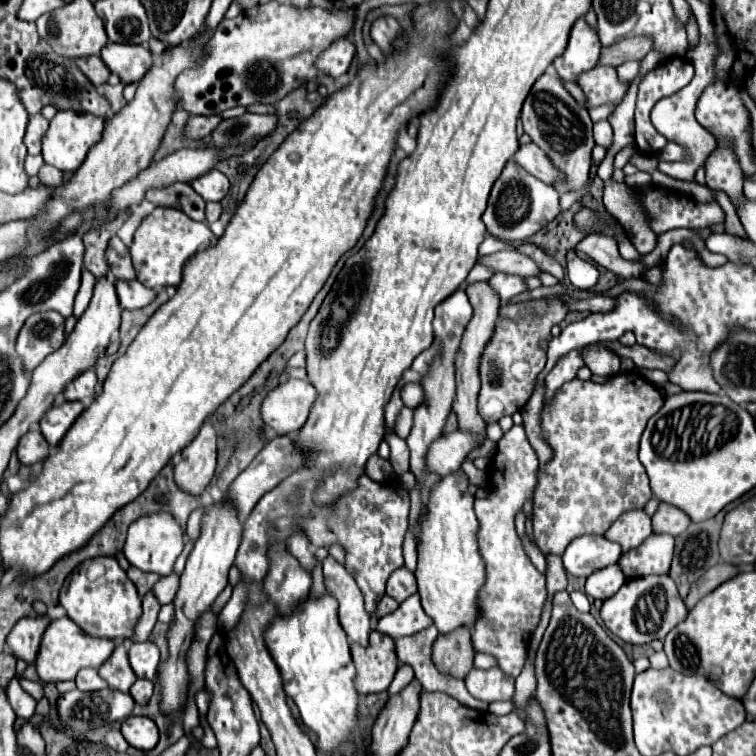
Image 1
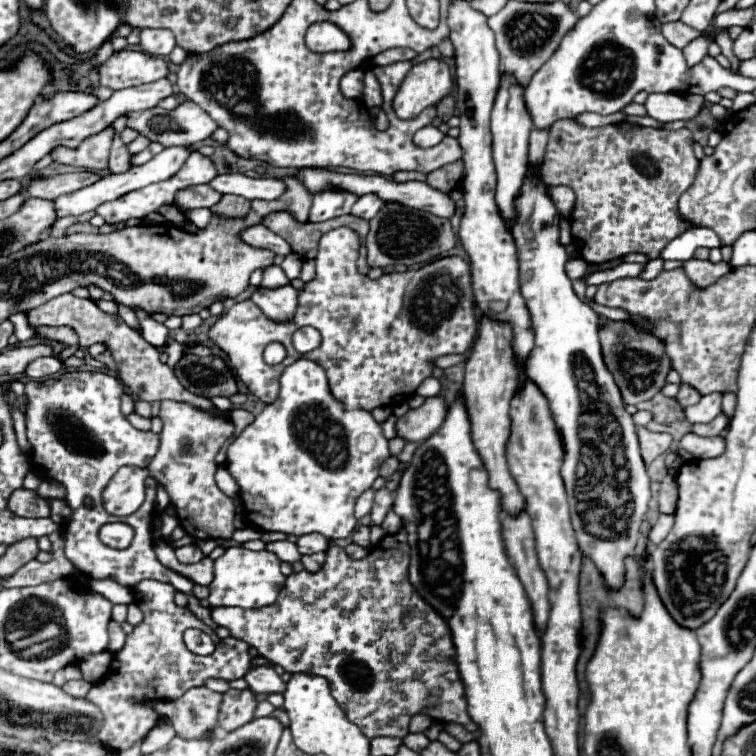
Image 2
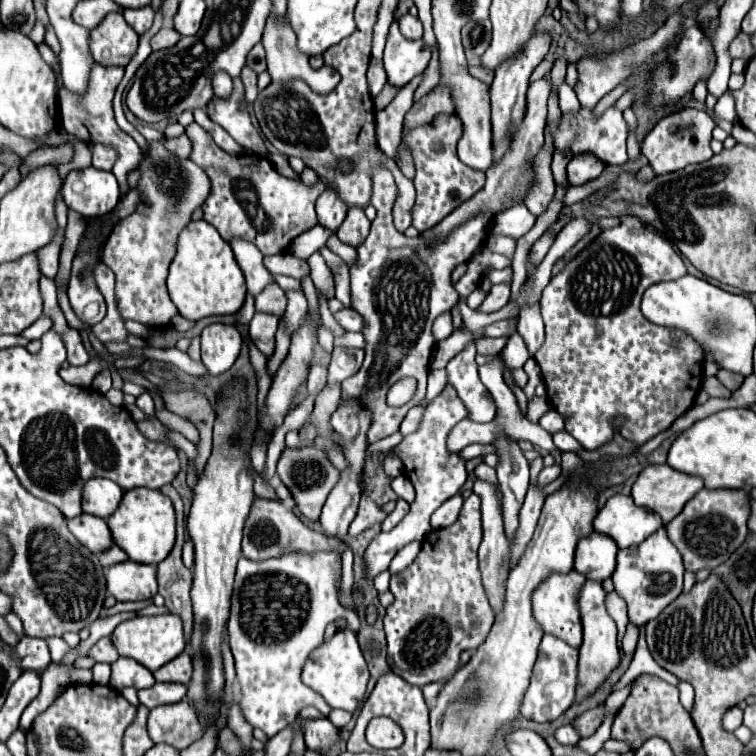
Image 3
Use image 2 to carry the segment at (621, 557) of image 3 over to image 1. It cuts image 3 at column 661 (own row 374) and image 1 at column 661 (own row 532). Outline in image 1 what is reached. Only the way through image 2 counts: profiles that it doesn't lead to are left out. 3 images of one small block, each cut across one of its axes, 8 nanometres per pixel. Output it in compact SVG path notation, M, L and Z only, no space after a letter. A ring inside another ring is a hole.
M644 576L628 580L614 596L604 600L600 608L604 626L628 644L648 644L652 640L662 640L676 624L686 620L686 616L688 610L670 576Z

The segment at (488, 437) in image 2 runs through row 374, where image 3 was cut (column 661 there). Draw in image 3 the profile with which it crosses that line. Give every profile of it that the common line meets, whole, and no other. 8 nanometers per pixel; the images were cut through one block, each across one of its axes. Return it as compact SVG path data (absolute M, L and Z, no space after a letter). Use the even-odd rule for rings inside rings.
M648 464L632 486L632 498L638 506L658 512L662 522L670 522L702 488L704 482L698 476L682 474L668 464Z

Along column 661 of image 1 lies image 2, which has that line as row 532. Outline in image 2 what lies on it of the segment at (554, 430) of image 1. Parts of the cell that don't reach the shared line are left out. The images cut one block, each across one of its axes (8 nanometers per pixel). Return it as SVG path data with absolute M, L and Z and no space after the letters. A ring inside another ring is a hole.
M404 526L398 528L398 532L384 536L380 540L380 544L362 560L352 560L344 548L332 546L326 550L326 564L318 570L318 572L292 572L286 578L286 584L278 596L278 600L266 608L252 608L252 610L244 610L244 608L210 608L212 612L212 620L218 626L224 626L230 630L232 638L242 640L246 644L250 644L252 648L256 648L262 656L266 656L266 660L270 660L274 666L282 666L286 672L294 674L294 672L306 672L306 674L316 674L316 676L324 676L330 682L332 688L332 696L336 698L336 702L342 706L342 710L346 712L346 716L350 718L350 722L358 724L360 732L368 738L376 738L376 736L398 736L404 738L408 734L408 724L410 718L414 714L426 714L434 720L446 720L446 722L458 722L462 724L468 732L476 732L478 724L472 722L472 718L468 716L468 702L466 702L466 694L464 694L464 684L458 676L458 668L456 668L456 650L454 650L454 642L452 642L452 632L450 626L446 624L446 620L426 602L422 602L422 596L418 596L418 592L414 592L414 586L408 580L408 566L410 566L410 546L406 542L408 532L404 530Z

